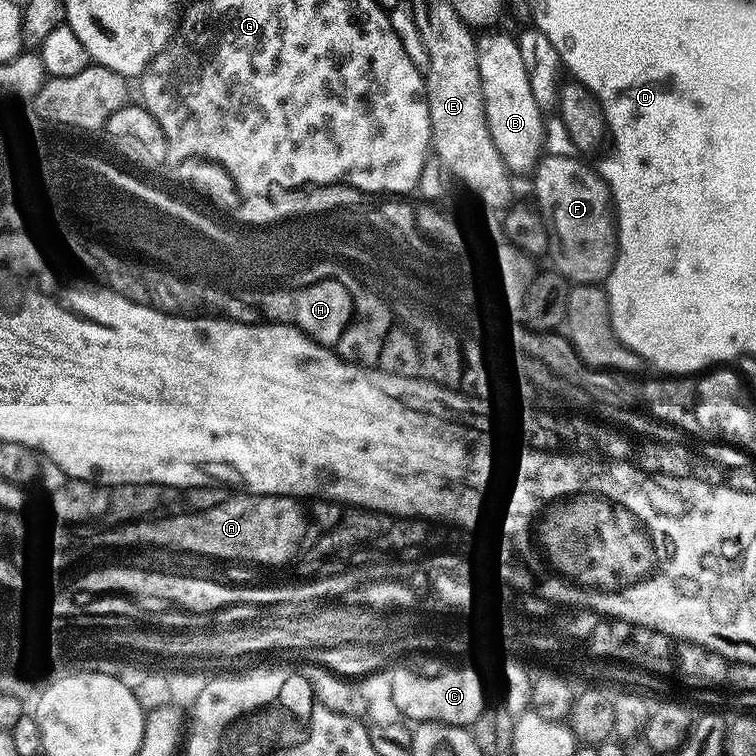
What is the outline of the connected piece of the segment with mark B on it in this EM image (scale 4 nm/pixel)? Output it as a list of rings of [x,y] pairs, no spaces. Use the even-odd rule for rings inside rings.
[[[484,30],[476,36],[478,74],[482,78],[486,122],[490,126],[490,138],[494,138],[494,146],[498,146],[498,154],[502,154],[506,166],[513,173],[527,173],[535,169],[537,160],[545,151],[546,116],[531,93],[531,78],[522,62],[517,37],[494,31]]]

